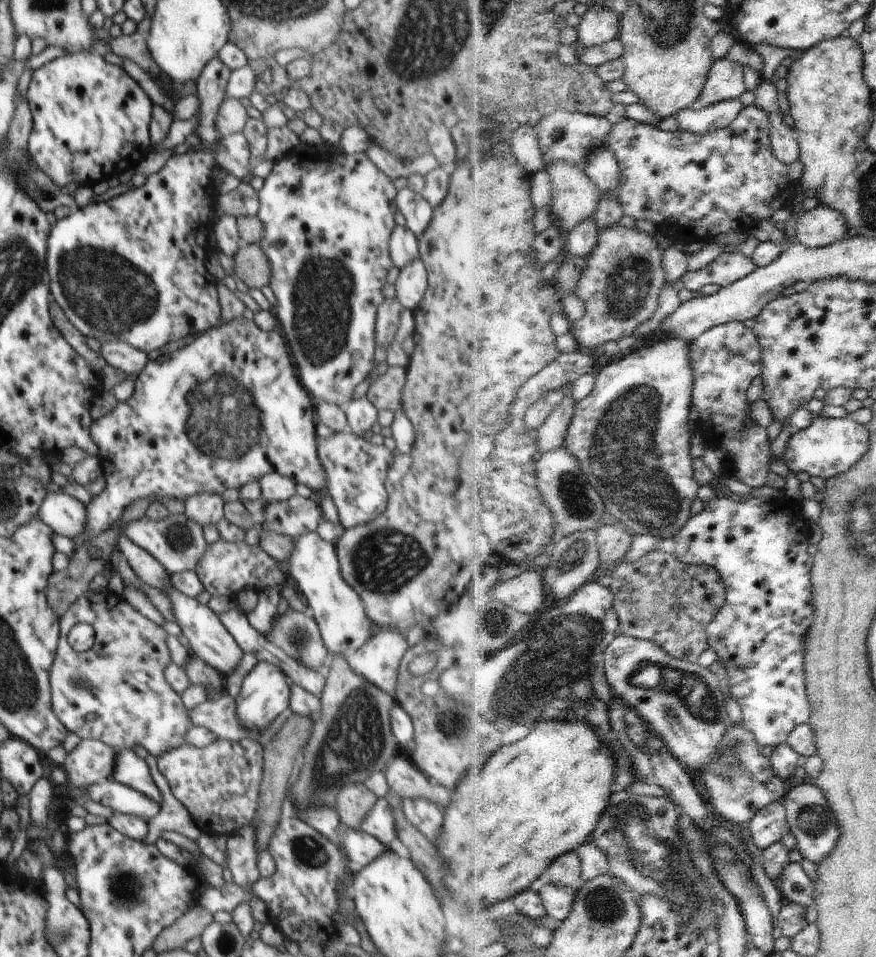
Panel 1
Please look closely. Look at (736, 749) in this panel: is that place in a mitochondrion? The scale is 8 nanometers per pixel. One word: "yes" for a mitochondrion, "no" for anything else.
yes

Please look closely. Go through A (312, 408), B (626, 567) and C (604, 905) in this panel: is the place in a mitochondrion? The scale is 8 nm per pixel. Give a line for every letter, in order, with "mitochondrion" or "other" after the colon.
A: other
B: other
C: mitochondrion

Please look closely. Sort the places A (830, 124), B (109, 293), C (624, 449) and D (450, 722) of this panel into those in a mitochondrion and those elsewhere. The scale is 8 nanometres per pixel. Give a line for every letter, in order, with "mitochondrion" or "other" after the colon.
A: other
B: mitochondrion
C: mitochondrion
D: mitochondrion

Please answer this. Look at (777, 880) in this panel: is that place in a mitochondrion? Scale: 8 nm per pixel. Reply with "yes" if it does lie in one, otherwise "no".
no

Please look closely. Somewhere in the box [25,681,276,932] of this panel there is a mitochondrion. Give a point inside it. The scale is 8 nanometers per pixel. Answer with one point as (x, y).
(126, 887)

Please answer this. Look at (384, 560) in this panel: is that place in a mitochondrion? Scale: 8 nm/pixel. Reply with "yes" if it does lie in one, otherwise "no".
yes

